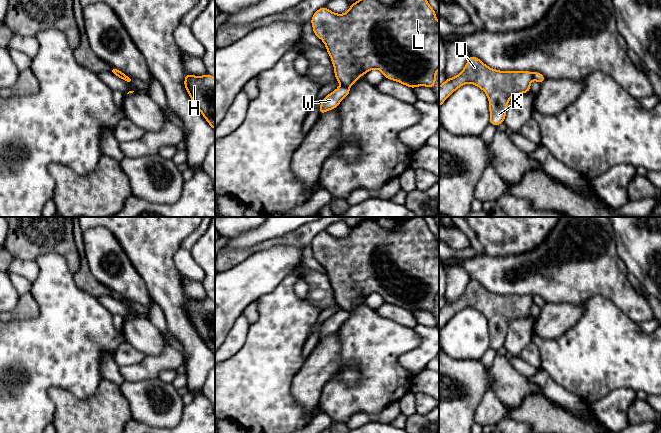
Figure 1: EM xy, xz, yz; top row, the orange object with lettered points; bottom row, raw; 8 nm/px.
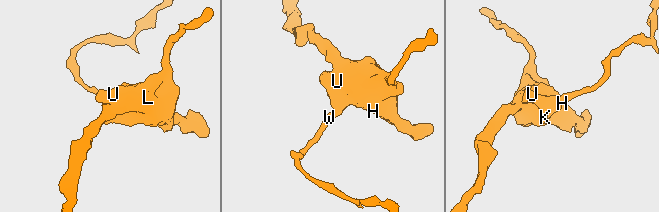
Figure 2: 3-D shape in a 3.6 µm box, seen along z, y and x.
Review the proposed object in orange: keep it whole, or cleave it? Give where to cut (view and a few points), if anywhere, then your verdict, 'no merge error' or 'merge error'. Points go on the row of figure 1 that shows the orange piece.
cut in xz along (341, 84), (348, 87); merge error

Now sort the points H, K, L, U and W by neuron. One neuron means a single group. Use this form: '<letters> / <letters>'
H K L U / W

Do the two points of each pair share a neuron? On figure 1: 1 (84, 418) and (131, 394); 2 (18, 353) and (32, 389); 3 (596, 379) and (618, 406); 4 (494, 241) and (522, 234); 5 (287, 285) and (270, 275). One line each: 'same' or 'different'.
1: different
2: same
3: different
4: same
5: different

